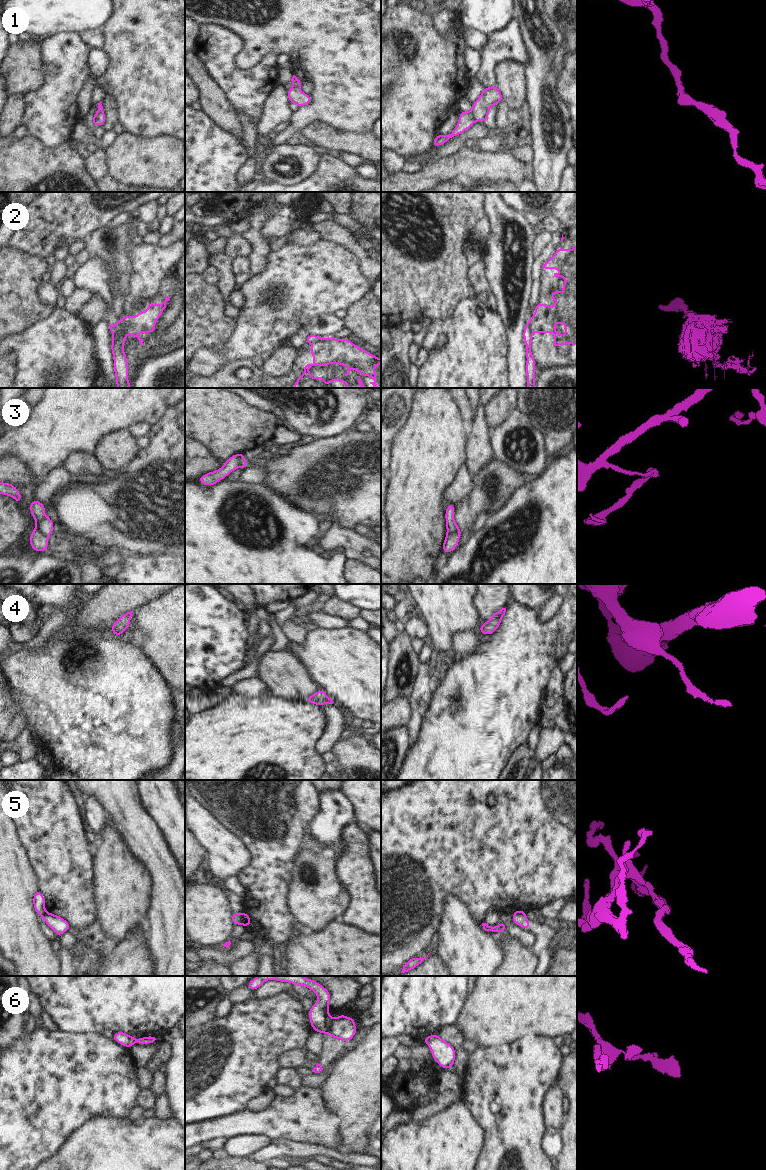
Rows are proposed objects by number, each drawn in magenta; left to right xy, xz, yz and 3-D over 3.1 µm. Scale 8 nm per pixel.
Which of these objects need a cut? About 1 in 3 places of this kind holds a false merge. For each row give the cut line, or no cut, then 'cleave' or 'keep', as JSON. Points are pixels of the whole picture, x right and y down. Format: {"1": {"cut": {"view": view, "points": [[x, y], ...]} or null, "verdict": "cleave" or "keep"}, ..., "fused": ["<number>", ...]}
{"1": {"cut": null, "verdict": "keep"}, "2": {"cut": {"view": "xy", "points": [[119, 320], [126, 333]]}, "verdict": "cleave"}, "3": {"cut": {"view": "xy", "points": [[36, 526], [48, 536]]}, "verdict": "cleave"}, "4": {"cut": null, "verdict": "keep"}, "5": {"cut": {"view": "xz", "points": [[241, 913], [239, 923]]}, "verdict": "cleave"}, "6": {"cut": {"view": "xz", "points": [[333, 1018], [330, 1028], [326, 1033]]}, "verdict": "cleave"}, "fused": ["2", "3", "5", "6"]}

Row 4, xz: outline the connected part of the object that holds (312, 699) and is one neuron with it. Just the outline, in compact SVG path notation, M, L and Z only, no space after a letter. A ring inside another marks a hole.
M319 689L314 694L310 695L306 700L307 703L310 704L317 704L320 708L327 703L327 704L333 704L334 702L331 700L330 697L327 696L324 690Z

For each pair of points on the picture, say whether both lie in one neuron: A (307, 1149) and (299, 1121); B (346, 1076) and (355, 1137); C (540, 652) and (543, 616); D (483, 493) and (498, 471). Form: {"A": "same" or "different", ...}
{"A": "different", "B": "same", "C": "different", "D": "same"}

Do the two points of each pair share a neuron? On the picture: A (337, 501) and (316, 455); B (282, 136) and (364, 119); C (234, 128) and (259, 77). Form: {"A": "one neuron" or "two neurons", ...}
{"A": "one neuron", "B": "one neuron", "C": "two neurons"}

